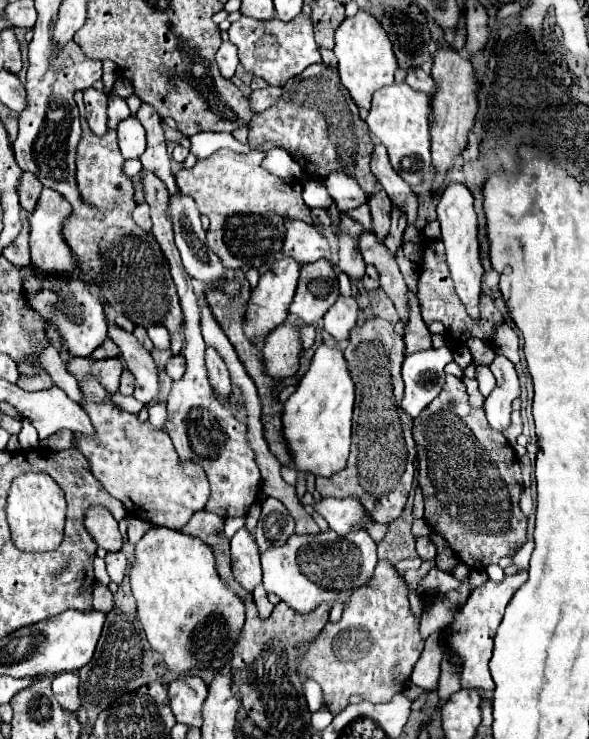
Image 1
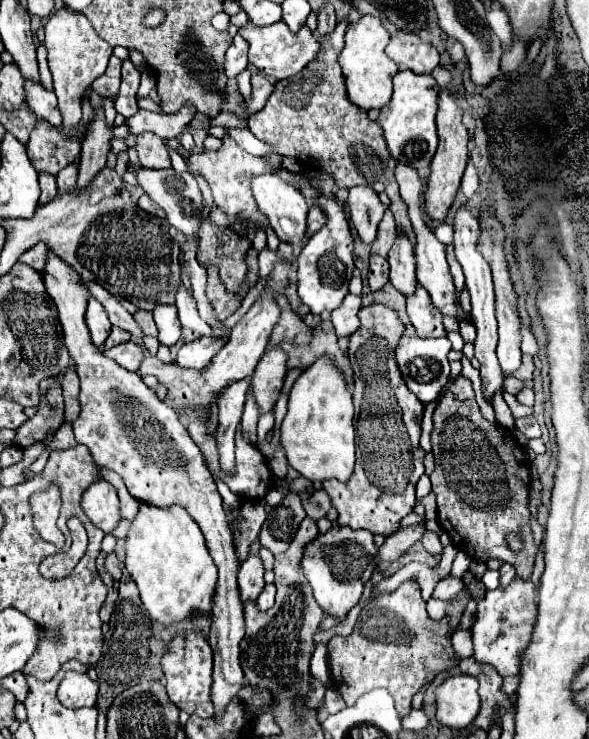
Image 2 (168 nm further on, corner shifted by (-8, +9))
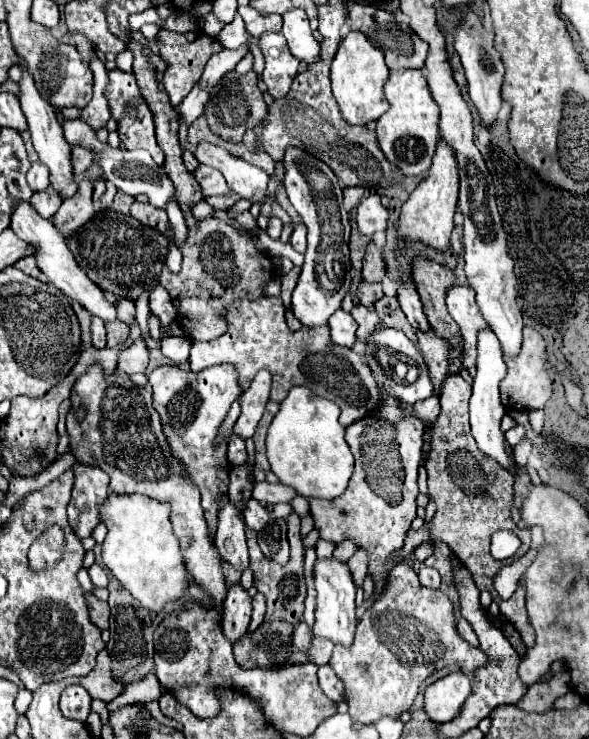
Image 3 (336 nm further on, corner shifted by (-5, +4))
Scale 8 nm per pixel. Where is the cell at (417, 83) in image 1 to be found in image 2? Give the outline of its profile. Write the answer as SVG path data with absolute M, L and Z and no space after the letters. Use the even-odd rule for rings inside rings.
M404 30L392 32L386 54L398 66L410 68L416 74L430 74L440 62L440 54L432 44L422 42L418 34Z

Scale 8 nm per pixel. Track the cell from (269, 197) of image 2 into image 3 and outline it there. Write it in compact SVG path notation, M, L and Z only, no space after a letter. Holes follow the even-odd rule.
M199 143L195 157L199 163L211 165L215 169L219 169L227 181L227 185L241 197L249 199L251 203L259 203L261 205L261 215L265 215L267 219L271 219L271 211L273 211L273 201L277 201L275 193L269 193L269 181L271 177L247 163L241 157L231 155L229 151L209 145L209 143Z

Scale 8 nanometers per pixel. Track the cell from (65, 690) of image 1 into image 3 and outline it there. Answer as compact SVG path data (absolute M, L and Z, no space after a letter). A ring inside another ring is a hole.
M69 685L61 693L61 713L67 719L85 721L91 711L91 695L81 685Z

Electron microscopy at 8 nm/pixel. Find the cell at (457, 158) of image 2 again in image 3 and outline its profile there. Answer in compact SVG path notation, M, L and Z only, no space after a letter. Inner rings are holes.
M439 141L437 153L433 157L433 165L427 177L419 183L419 187L411 193L401 209L399 219L399 235L411 241L423 241L435 249L445 249L449 245L449 237L453 231L453 217L457 211L457 197L459 197L459 173L457 173L457 159L445 141Z

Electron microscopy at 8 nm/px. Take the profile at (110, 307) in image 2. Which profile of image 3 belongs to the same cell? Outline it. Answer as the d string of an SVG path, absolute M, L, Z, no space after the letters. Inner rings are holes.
M15 201L13 213L11 213L11 229L21 239L29 241L31 245L43 247L43 273L49 277L49 283L53 283L57 289L61 289L69 299L81 303L91 315L99 317L101 321L115 321L117 319L117 309L105 299L103 291L93 281L89 281L89 277L77 265L77 261L73 259L73 253L67 249L65 239L61 237L61 233L57 231L57 227L49 219L43 219L33 209L33 205L29 201Z

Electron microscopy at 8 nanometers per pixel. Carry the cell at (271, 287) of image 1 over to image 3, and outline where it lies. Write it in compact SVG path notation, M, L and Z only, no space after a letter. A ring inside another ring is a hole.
M161 365L147 375L153 389L153 405L157 407L165 435L173 451L183 459L185 467L191 473L191 479L201 489L201 501L205 509L205 519L209 521L209 533L215 535L217 529L217 495L227 489L229 477L225 471L219 471L219 465L227 457L227 445L223 449L213 447L217 429L223 423L231 403L241 395L239 375L233 365L215 365L201 373L189 369L179 369L179 365Z

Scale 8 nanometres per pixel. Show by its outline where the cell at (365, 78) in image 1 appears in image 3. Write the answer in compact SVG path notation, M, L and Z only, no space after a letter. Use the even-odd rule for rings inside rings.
M349 31L339 43L339 49L331 63L331 89L341 109L341 117L351 125L365 125L387 113L389 103L383 93L383 85L387 79L389 79L389 67L385 65L381 49L373 47L371 41L365 37L365 33Z

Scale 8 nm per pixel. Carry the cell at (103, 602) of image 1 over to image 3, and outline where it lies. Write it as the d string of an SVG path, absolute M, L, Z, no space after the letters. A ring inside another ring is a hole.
M87 595L89 601L89 611L91 611L91 621L99 625L101 629L109 627L109 605L107 601L99 601L95 595Z

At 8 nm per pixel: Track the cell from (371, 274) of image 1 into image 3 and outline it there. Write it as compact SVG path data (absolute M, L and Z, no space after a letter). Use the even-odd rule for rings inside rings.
M361 281L357 295L359 295L361 305L365 305L365 307L373 307L373 305L375 305L375 301L383 297L383 285L381 285L381 283Z

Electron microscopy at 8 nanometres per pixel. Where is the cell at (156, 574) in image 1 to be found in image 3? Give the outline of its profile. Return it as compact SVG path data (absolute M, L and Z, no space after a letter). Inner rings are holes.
M111 493L101 507L101 521L109 533L103 541L103 563L129 589L129 593L153 615L187 593L187 565L179 539L173 533L171 505L155 501L147 495L115 495Z

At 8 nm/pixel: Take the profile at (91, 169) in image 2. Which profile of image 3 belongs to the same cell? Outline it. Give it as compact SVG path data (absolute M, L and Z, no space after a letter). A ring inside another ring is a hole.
M85 175L77 187L77 193L69 199L63 199L63 205L55 213L53 223L65 237L69 237L75 229L79 229L93 217L95 207L91 195L93 195L93 181L89 179L89 175Z

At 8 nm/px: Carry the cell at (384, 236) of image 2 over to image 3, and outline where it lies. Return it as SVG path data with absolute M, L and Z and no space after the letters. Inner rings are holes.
M371 241L367 245L367 253L363 259L363 279L365 281L381 281L385 275L385 261L381 249Z

